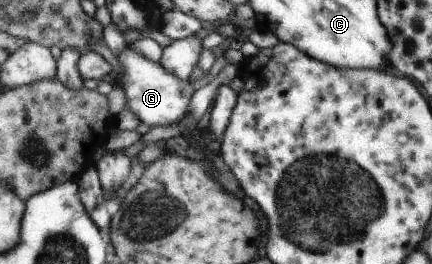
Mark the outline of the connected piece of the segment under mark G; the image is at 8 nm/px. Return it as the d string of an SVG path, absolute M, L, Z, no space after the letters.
M125 45L125 48L116 55L119 61L119 66L122 71L122 85L125 89L125 94L128 100L128 107L133 114L138 116L139 122L150 128L154 127L169 127L169 125L179 125L187 119L189 109L191 109L191 97L195 93L195 87L191 85L189 80L183 80L172 72L166 69L161 62L152 61L136 50L133 46Z

